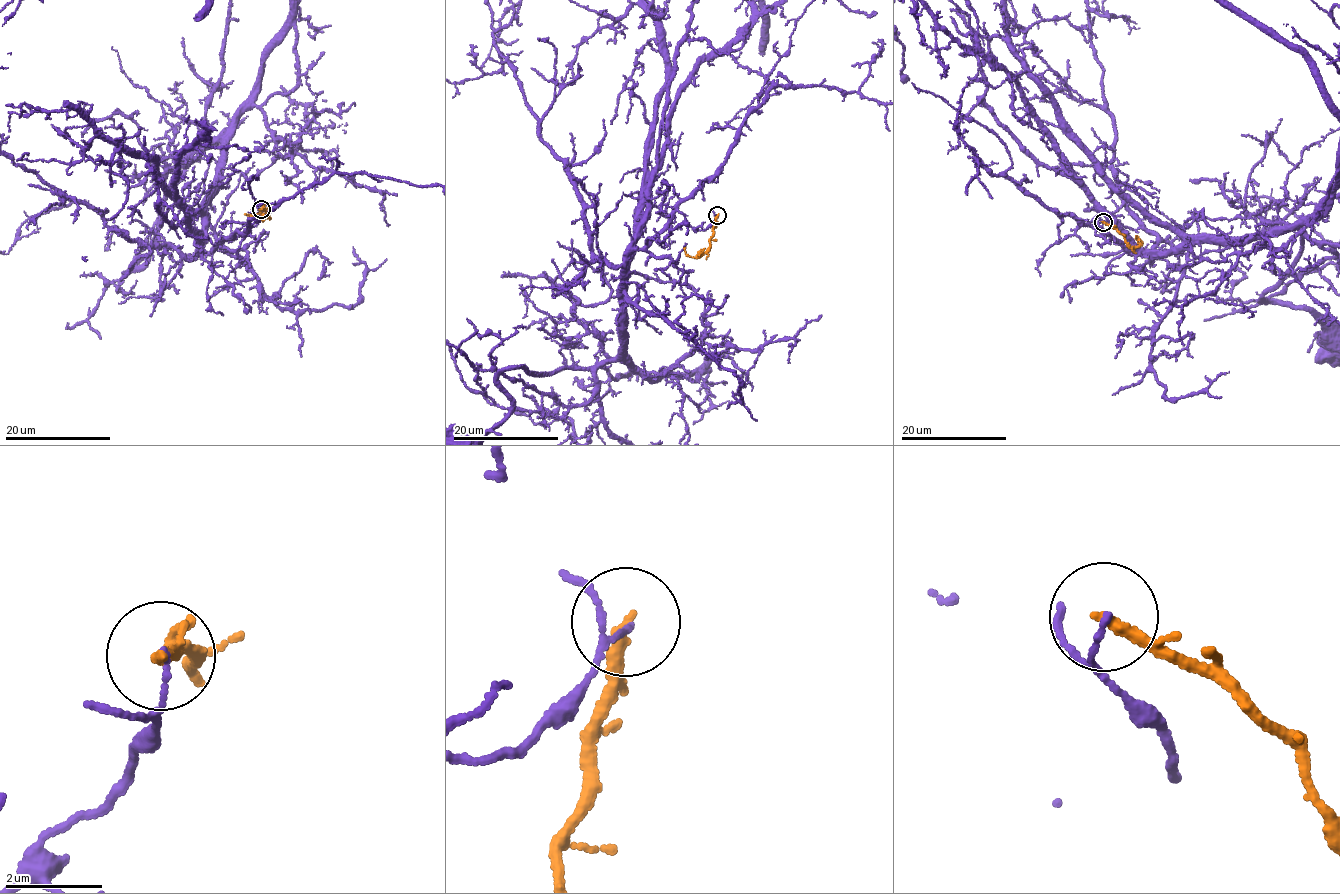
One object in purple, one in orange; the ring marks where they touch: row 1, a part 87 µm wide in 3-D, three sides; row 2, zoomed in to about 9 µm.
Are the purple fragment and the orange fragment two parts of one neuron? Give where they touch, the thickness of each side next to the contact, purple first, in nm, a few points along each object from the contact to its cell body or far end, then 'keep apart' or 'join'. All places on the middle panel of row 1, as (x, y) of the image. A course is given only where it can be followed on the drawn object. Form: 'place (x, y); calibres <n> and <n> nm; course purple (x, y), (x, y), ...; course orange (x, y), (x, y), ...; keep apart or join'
place (717, 215); calibres 90 and 260 nm; course purple (717, 214), (699, 230), (676, 211), (629, 255), (617, 357), (551, 375), (506, 368), (511, 410); course orange (717, 215), (709, 249), (700, 256), (691, 257), (686, 254), (685, 247); keep apart

